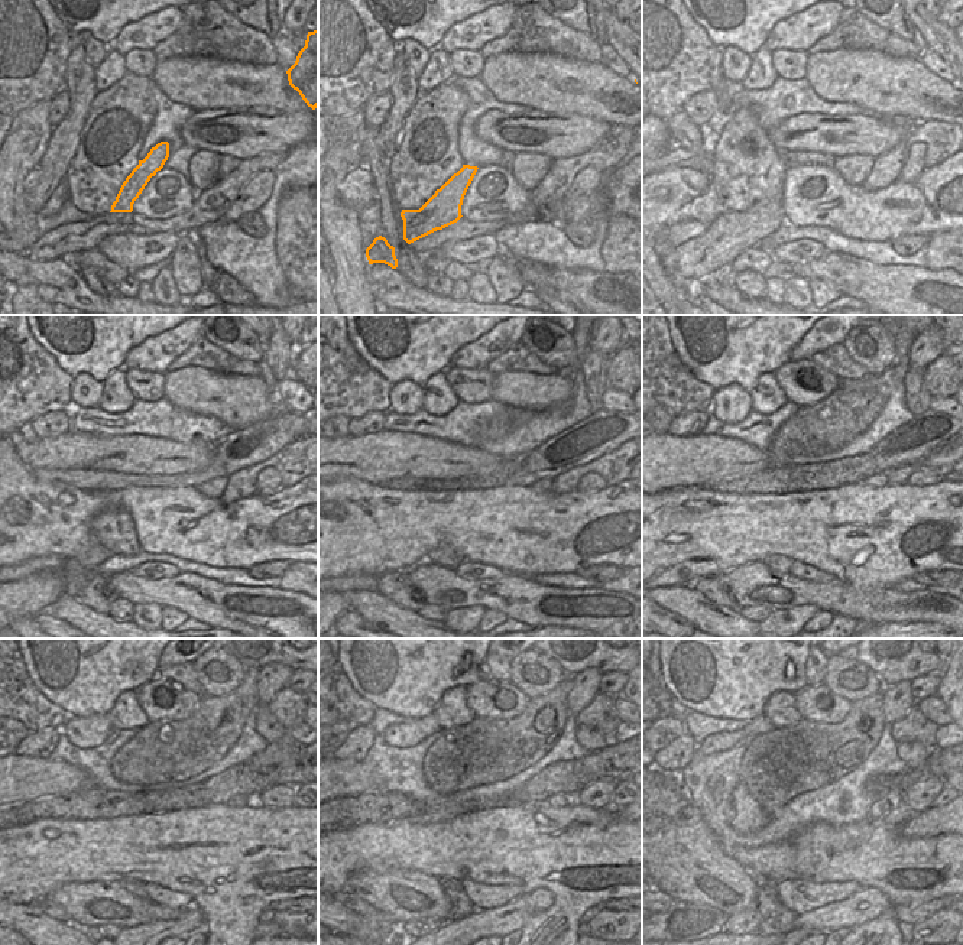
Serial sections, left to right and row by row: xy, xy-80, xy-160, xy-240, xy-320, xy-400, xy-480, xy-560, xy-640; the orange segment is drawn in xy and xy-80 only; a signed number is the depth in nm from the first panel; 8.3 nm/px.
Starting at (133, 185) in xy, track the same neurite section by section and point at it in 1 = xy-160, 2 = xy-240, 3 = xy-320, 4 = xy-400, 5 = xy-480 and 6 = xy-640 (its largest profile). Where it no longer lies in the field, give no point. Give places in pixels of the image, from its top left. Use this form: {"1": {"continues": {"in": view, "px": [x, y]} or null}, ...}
{"1": {"continues": {"in": "xy-160", "px": [696, 259]}}, "2": {"continues": {"in": "xy-240", "px": [29, 596]}}, "3": {"continues": {"in": "xy-320", "px": [347, 607]}}, "4": {"continues": null}, "5": {"continues": null}, "6": {"continues": null}}

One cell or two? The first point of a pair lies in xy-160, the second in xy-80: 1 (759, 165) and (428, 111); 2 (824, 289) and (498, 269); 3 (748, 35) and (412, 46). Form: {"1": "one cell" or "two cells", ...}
{"1": "one cell", "2": "one cell", "3": "two cells"}

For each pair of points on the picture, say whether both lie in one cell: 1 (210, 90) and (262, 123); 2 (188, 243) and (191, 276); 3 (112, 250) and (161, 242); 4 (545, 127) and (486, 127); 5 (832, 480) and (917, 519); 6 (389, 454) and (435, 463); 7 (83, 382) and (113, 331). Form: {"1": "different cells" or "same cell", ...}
{"1": "different cells", "2": "same cell", "3": "same cell", "4": "same cell", "5": "different cells", "6": "same cell", "7": "different cells"}

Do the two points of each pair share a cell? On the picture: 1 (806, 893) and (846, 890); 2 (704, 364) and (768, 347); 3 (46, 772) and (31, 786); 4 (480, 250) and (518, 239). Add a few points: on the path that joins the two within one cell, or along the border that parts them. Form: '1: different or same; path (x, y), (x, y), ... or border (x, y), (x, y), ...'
1: same; path (816, 893), (836, 890)
2: same; path (720, 351), (726, 347), (752, 347)
3: same; path (42, 776), (35, 782)
4: different; border (492, 234), (502, 249)

